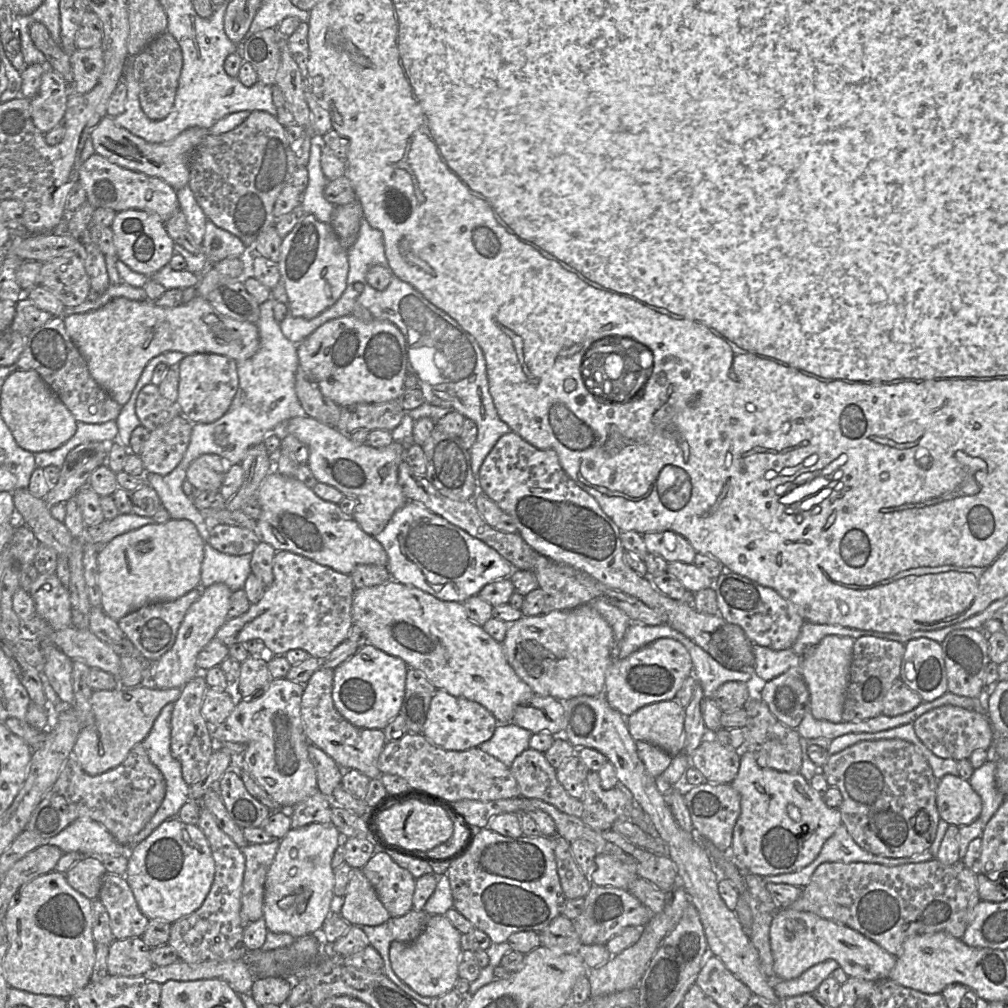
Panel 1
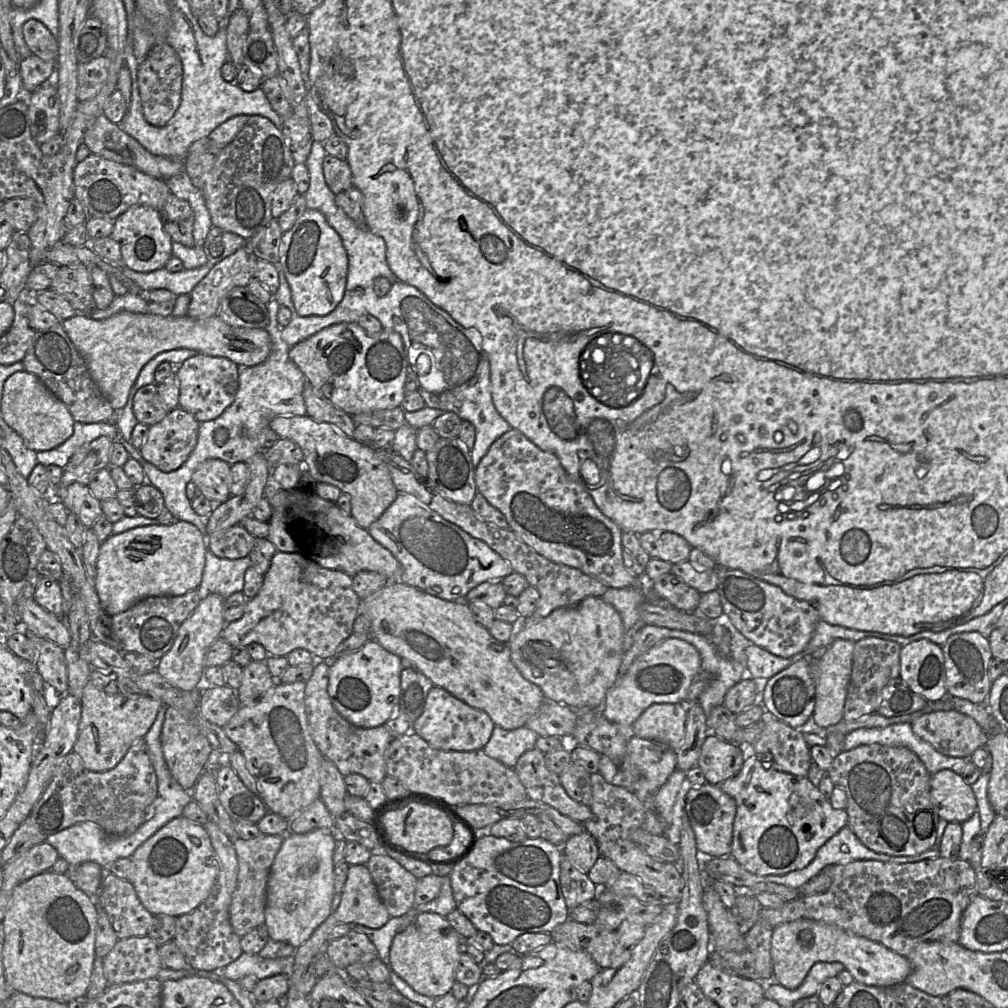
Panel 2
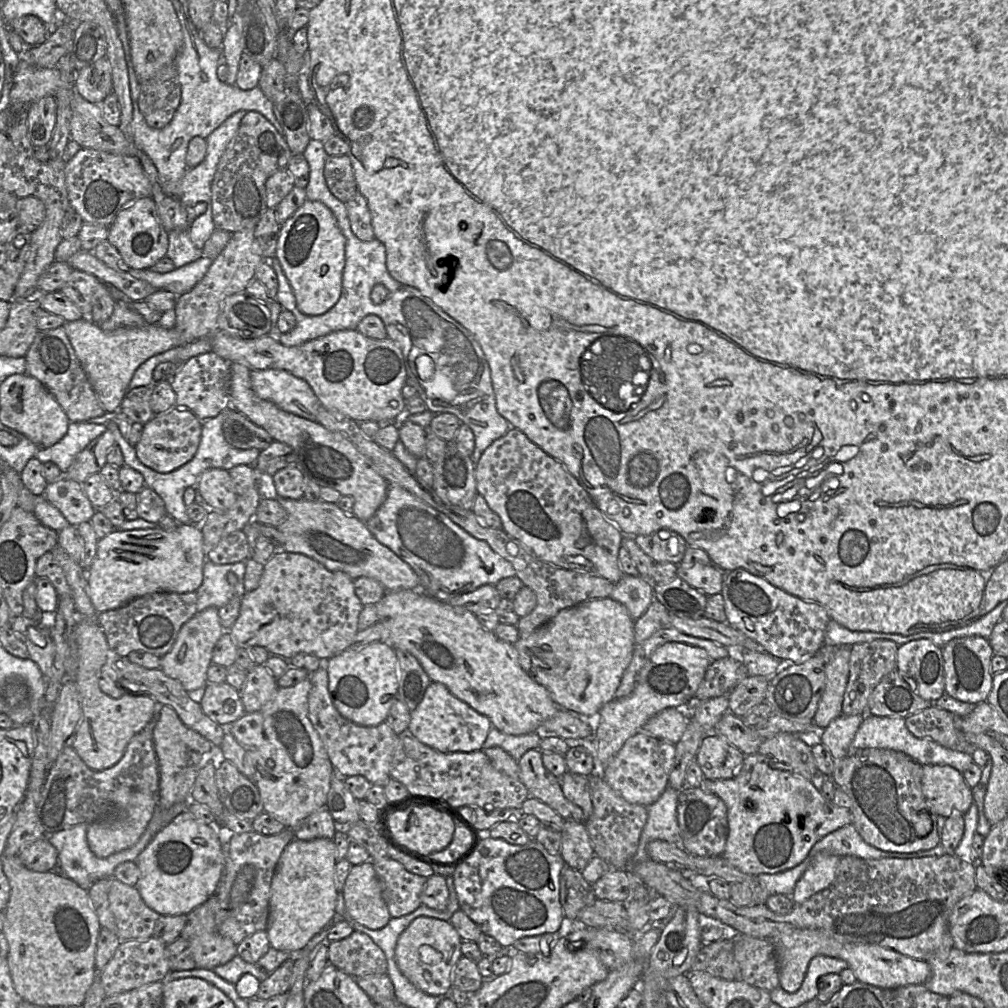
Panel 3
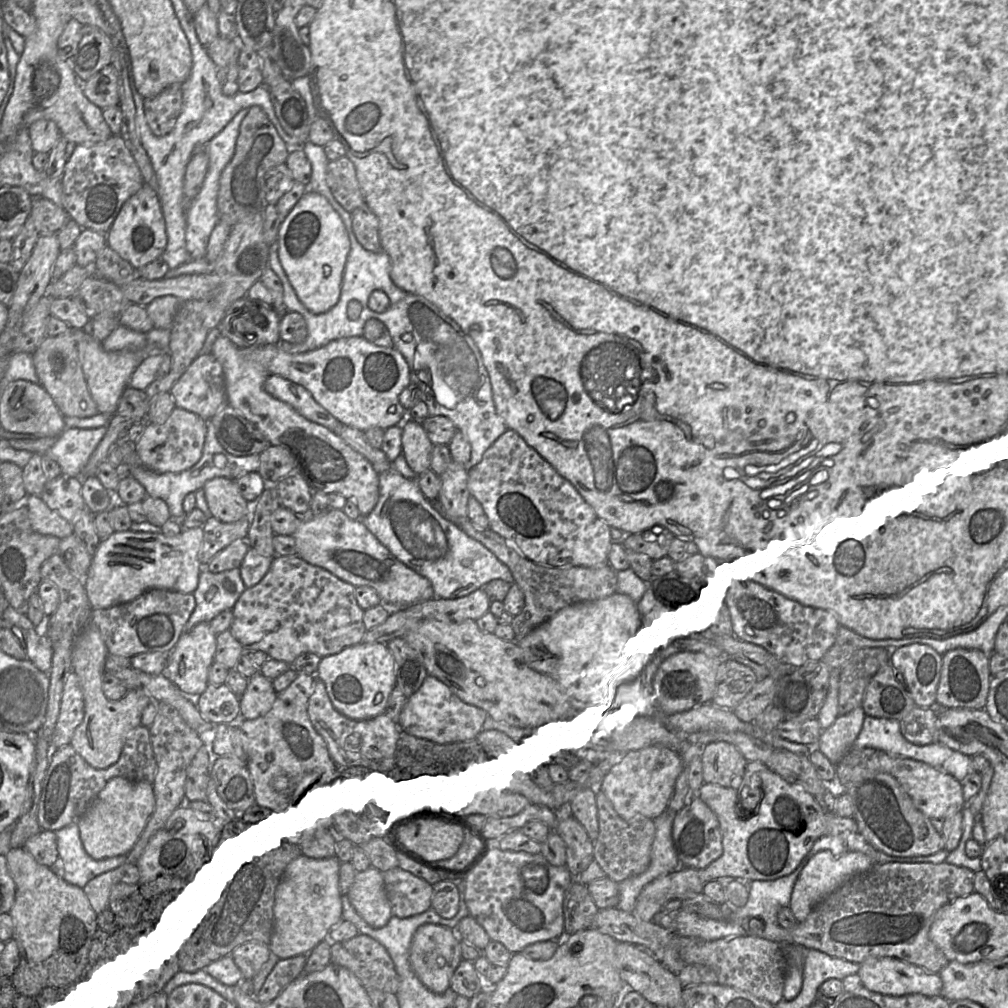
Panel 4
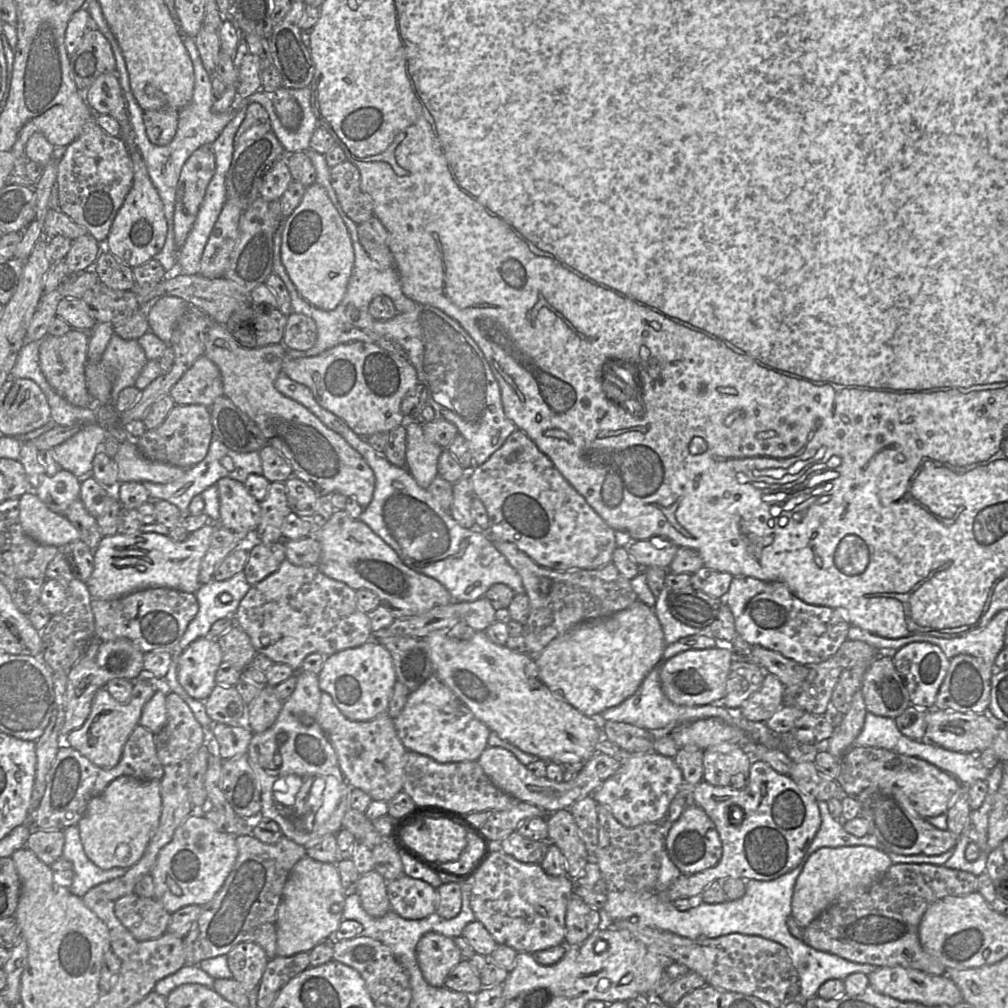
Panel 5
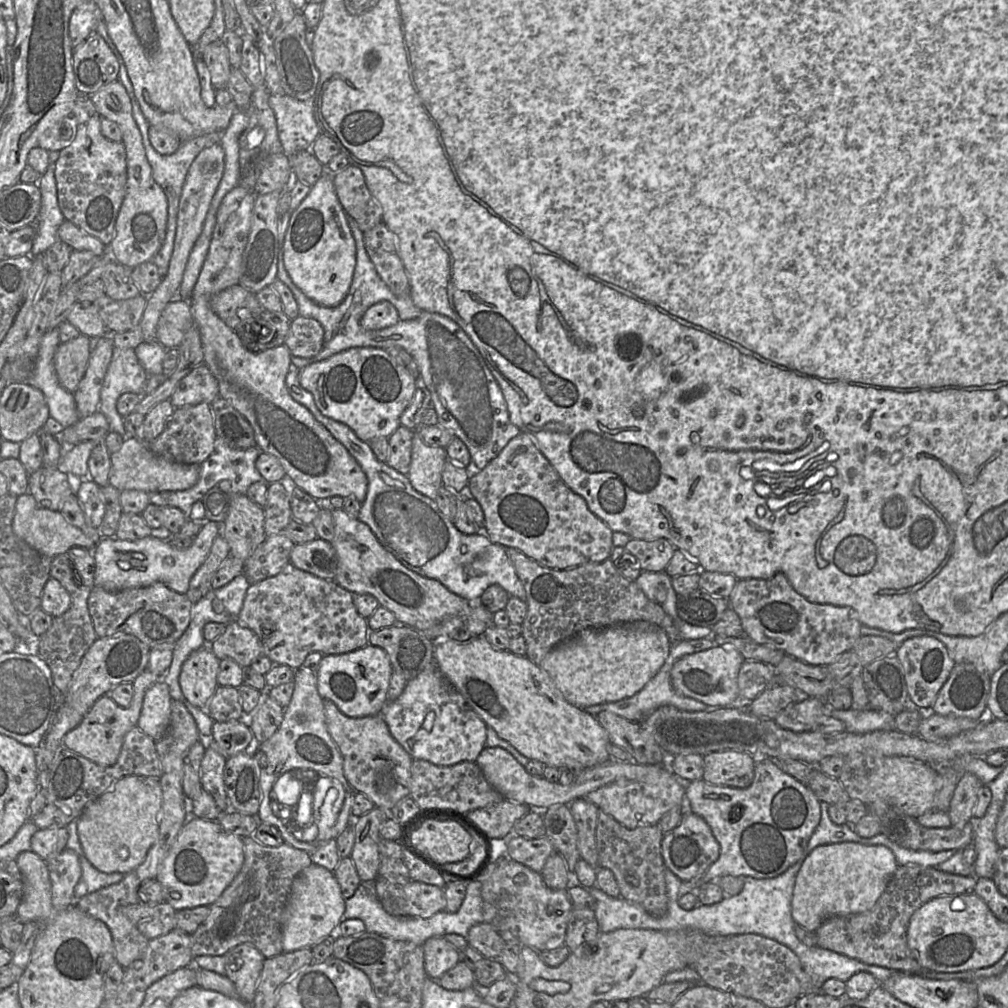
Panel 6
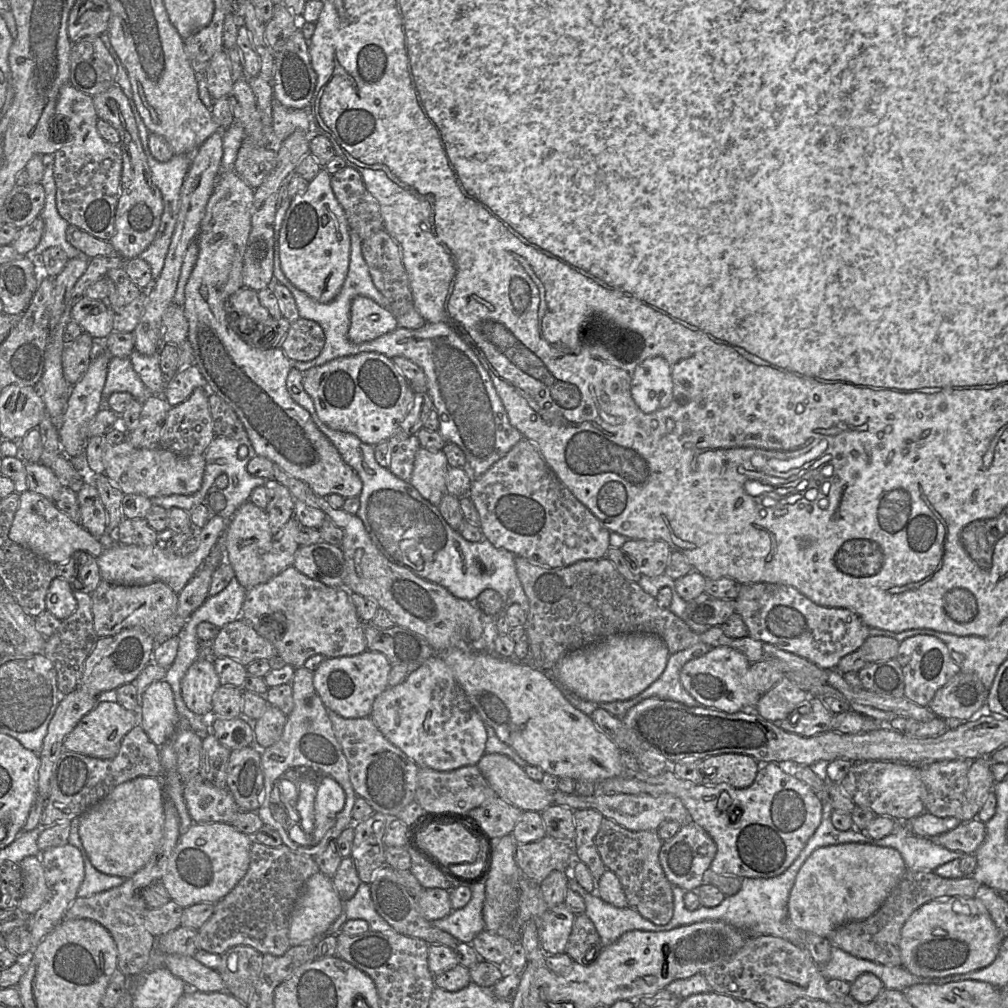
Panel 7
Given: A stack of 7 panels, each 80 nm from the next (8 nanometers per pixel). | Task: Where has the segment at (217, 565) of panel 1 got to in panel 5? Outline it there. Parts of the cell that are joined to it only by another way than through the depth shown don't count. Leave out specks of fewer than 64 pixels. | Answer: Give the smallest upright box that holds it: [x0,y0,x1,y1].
[159,571,251,754]

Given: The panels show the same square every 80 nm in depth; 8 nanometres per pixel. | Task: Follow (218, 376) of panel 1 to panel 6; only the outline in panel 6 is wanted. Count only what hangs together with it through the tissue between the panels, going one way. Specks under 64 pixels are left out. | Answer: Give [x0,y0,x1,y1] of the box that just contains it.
[169,363,219,407]

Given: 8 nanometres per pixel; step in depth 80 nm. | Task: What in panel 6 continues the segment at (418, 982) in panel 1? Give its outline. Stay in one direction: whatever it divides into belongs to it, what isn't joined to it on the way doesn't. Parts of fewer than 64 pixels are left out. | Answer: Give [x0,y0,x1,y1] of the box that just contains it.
[423,937,460,981]

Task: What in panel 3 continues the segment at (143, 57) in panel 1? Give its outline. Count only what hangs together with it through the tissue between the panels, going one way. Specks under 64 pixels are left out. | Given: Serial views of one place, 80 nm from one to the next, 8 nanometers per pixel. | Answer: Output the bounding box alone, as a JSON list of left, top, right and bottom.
[138,64,181,129]

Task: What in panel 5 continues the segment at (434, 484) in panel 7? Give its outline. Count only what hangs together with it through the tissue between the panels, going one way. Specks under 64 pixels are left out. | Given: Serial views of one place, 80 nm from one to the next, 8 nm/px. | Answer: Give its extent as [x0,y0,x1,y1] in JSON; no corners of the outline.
[406,420,443,490]

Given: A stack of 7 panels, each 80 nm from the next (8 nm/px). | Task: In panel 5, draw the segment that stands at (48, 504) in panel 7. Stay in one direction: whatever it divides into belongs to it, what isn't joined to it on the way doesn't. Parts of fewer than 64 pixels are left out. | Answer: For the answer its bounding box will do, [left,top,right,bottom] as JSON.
[19,490,80,548]

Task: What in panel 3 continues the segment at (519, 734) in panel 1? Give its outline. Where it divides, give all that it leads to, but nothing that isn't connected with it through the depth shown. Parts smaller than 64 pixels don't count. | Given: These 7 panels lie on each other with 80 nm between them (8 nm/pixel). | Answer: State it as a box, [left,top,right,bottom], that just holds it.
[483,727,542,760]

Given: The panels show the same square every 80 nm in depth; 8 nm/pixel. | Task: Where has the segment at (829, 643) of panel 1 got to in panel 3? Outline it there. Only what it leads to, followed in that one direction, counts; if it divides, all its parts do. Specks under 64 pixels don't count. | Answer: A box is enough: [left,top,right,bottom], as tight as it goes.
[813,646,851,728]

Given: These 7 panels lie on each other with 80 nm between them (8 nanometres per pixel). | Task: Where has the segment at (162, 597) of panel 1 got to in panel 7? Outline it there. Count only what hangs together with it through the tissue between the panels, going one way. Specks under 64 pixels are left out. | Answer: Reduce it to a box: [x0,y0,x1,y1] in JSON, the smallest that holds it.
[97,516,227,594]

